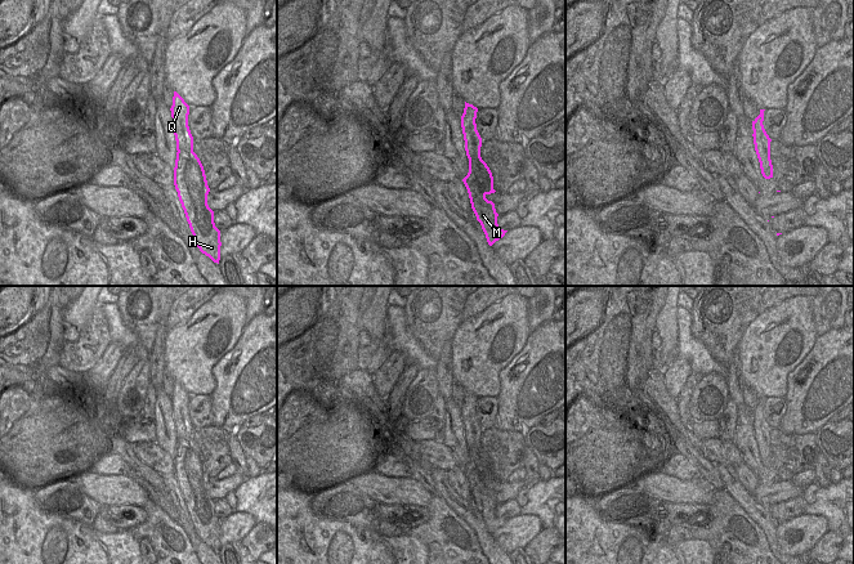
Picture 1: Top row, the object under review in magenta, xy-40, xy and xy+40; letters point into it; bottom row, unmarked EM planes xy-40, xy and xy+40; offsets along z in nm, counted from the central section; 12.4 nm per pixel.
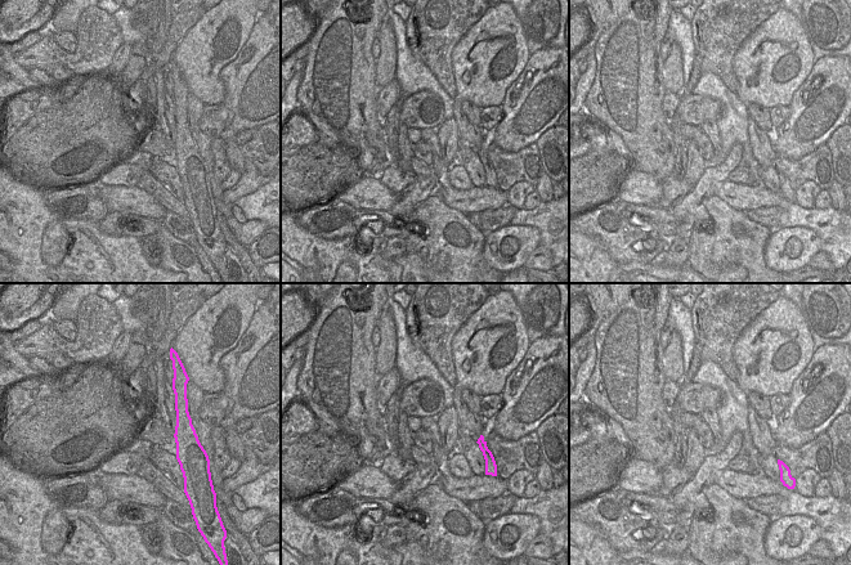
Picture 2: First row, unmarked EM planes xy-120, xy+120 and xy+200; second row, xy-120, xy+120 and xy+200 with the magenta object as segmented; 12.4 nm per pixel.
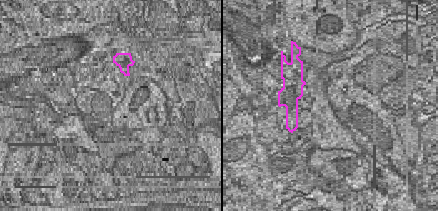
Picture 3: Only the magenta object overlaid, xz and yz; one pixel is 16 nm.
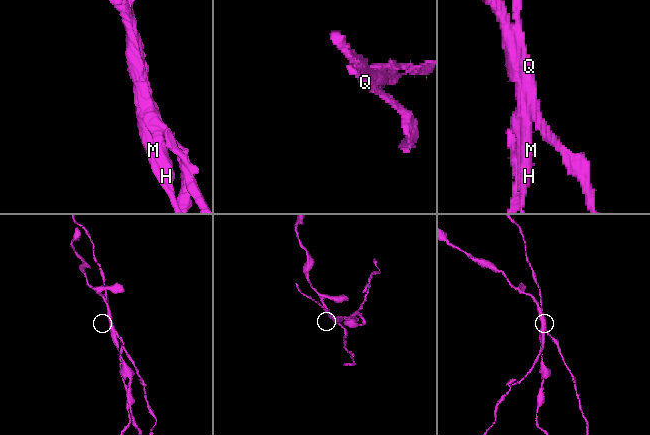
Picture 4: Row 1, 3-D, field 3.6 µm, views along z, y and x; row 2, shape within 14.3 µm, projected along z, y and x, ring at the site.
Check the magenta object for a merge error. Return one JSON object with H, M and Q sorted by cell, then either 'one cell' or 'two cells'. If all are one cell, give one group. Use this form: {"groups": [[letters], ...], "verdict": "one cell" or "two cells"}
{"groups": [["H", "M"], ["Q"]], "verdict": "two cells"}

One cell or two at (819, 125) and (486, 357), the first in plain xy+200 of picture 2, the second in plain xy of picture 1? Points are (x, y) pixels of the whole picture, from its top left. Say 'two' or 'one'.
two

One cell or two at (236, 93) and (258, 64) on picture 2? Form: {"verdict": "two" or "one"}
{"verdict": "one"}

